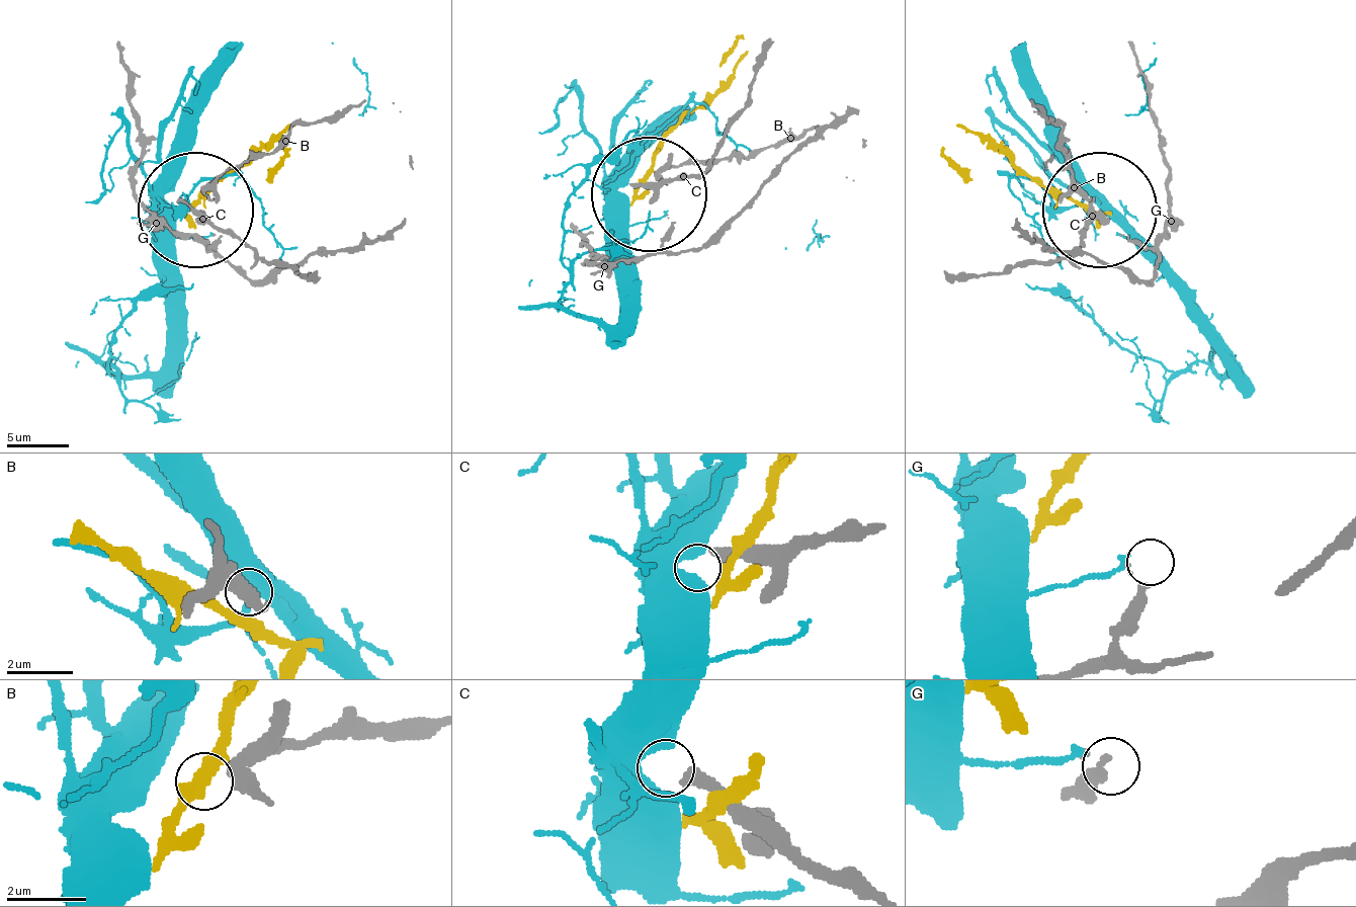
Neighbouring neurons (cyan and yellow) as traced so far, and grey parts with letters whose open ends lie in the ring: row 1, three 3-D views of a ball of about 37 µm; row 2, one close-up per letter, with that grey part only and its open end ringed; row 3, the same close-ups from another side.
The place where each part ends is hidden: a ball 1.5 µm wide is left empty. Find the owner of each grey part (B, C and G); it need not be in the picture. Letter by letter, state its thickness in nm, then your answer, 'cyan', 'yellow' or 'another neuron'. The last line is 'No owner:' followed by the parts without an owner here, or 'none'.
B: 360 nm thick; another neuron
C: 360 nm thick; another neuron
G: 240 nm thick; another neuron
No owner: B, C, G

